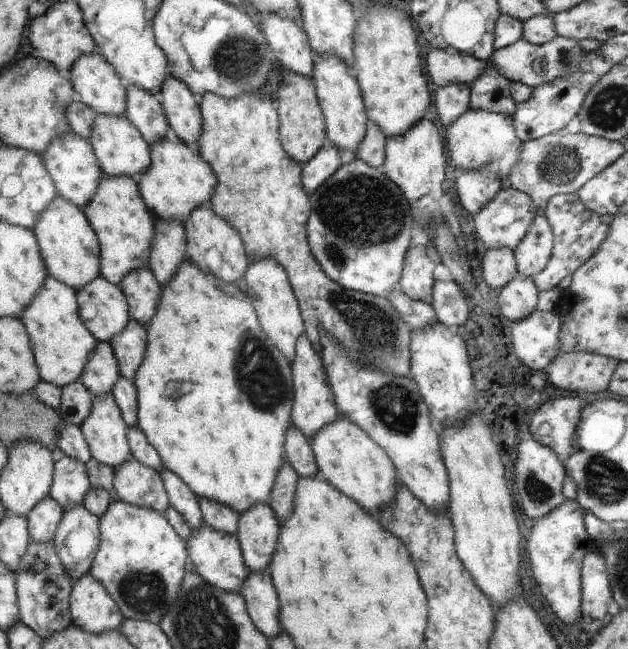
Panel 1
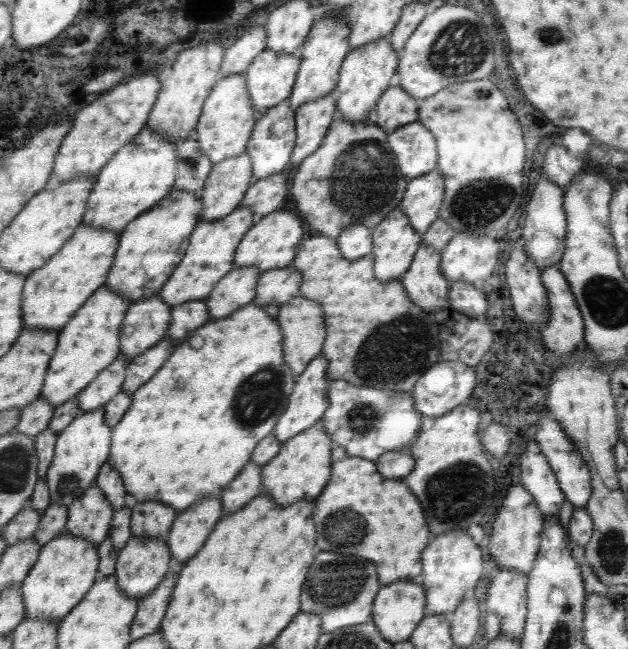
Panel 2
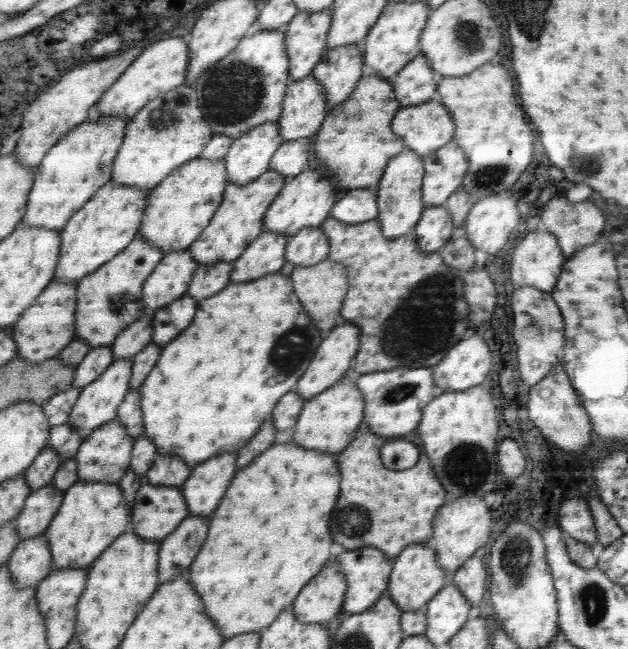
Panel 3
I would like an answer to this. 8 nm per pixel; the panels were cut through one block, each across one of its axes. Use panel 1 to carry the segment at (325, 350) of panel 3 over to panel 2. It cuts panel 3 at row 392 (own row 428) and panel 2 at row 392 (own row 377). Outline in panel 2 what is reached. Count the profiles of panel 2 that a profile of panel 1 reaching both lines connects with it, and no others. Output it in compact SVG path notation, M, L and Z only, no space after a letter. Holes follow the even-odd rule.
M316 356L309 362L306 370L296 377L296 383L294 383L293 391L290 393L288 405L278 417L275 426L274 432L278 442L286 442L288 438L312 428L314 424L321 420L324 411L329 405L328 389L331 381L327 378L327 362L328 360L324 356Z

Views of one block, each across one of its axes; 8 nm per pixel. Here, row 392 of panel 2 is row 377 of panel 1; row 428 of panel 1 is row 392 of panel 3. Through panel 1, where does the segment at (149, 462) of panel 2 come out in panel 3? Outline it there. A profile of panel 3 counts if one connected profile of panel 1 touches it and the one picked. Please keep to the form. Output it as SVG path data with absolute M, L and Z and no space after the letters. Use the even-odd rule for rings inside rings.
M280 272L267 274L252 280L252 282L246 282L246 284L228 284L224 290L216 292L214 296L210 296L210 298L206 298L206 300L202 300L198 304L194 320L182 332L184 334L176 336L168 346L161 349L156 366L148 373L139 391L141 392L140 404L144 421L143 432L154 442L160 454L175 454L190 468L208 460L210 456L216 456L216 454L222 454L222 452L237 452L256 434L256 431L266 421L270 421L272 411L278 400L287 392L297 390L299 378L308 369L310 361L314 358L314 353L323 337L320 329L312 324L312 319L306 314L304 307L300 304L298 298L296 298L291 277Z

